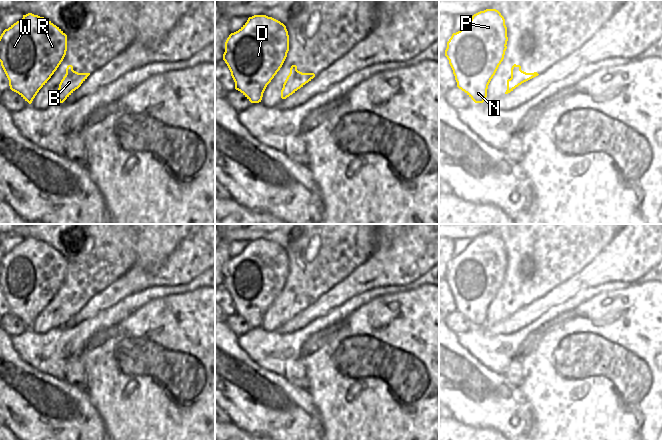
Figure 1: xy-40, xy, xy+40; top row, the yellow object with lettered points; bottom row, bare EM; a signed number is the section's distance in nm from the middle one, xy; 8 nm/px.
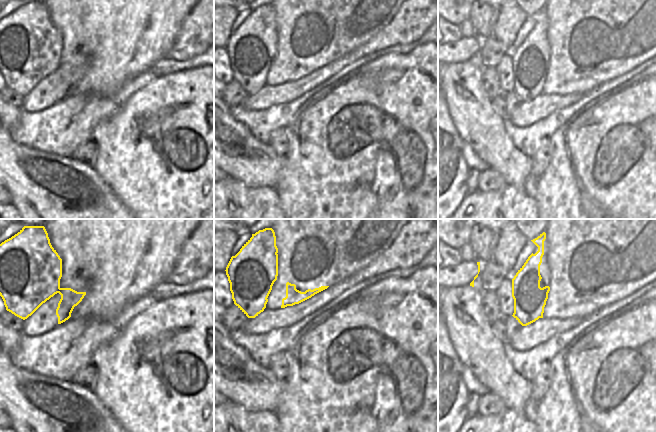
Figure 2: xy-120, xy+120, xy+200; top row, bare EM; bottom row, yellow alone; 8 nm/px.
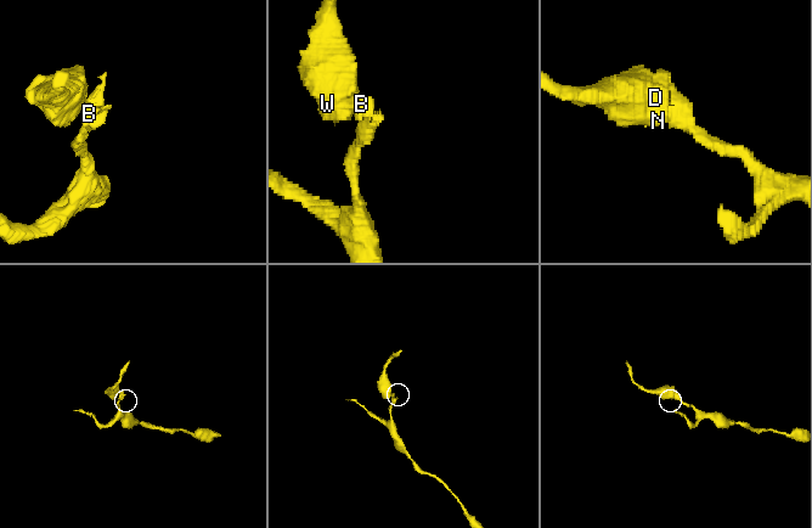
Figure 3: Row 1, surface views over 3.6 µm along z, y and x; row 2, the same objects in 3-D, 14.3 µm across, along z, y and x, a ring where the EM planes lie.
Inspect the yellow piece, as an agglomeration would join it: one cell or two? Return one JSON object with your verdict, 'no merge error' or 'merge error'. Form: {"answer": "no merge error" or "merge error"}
{"answer": "no merge error"}

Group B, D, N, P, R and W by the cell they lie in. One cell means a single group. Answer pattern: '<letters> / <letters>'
B D N P R W

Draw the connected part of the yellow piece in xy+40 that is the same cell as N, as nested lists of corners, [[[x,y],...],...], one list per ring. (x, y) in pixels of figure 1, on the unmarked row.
[[[496,233],[474,238],[447,266],[445,280],[457,311],[475,327],[483,327],[488,309],[504,283],[507,273],[505,243]]]

